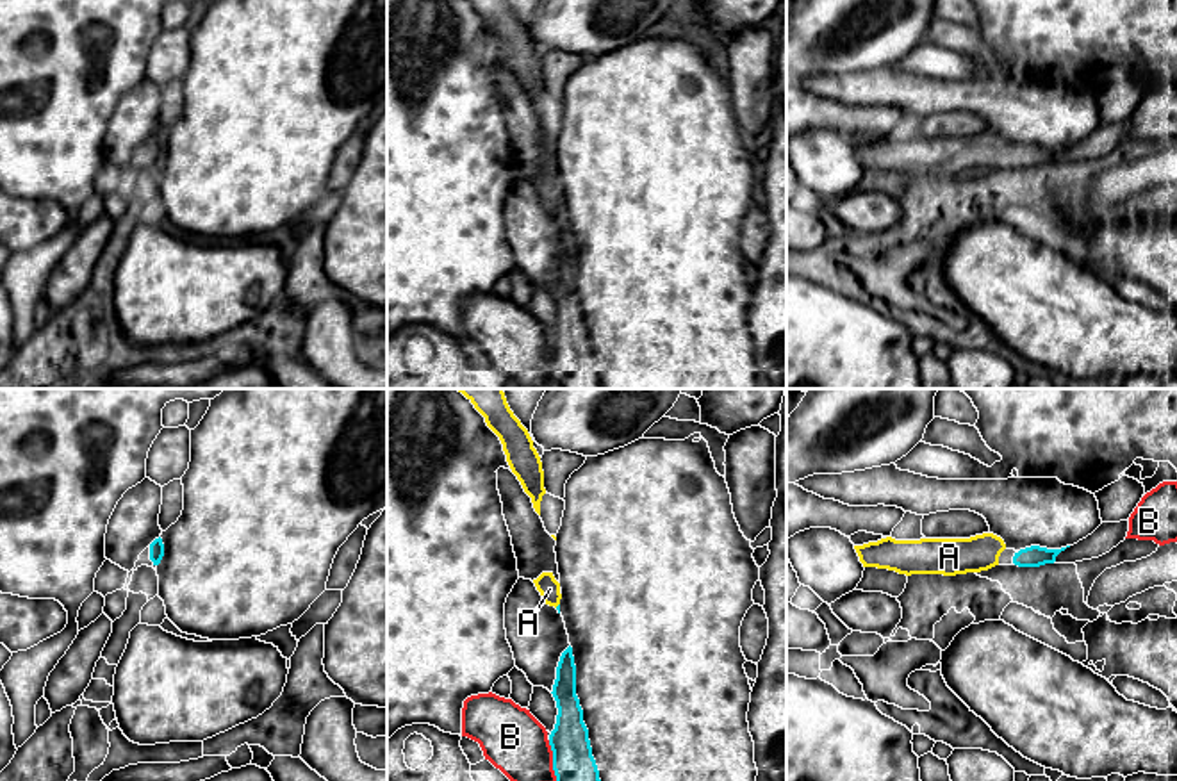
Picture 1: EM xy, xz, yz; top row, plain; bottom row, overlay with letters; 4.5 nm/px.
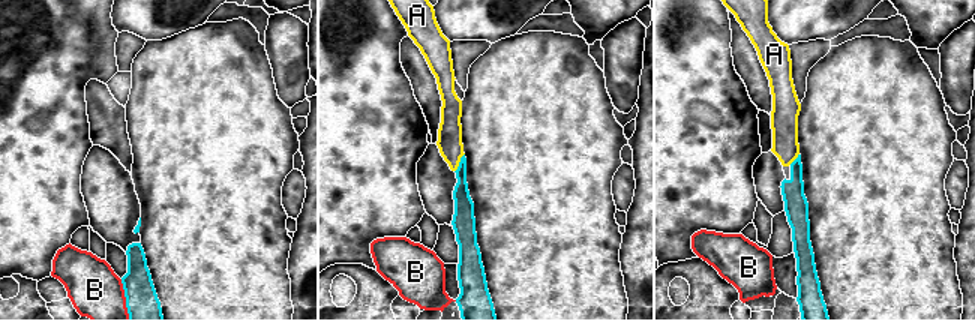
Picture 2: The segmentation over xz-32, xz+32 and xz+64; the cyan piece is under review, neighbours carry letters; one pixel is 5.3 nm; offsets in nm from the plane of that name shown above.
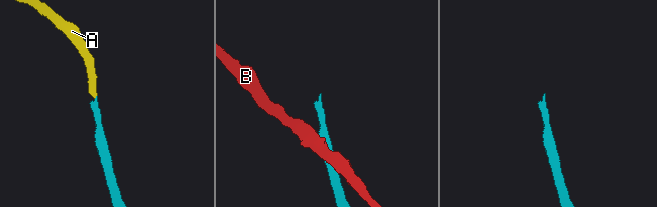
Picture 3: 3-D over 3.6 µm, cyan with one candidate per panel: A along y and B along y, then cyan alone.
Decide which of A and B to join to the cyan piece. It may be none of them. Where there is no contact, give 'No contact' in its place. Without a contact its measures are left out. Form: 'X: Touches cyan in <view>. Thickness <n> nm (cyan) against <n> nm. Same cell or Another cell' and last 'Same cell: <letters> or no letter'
A: No contact. Same cell
B: Touches cyan in xz. Thickness 190 nm (cyan) against 280 nm. Another cell
Same cell: A

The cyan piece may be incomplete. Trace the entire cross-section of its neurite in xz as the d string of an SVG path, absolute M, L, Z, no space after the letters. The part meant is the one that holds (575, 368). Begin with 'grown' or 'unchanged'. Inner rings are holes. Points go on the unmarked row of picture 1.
unchanged; M571 246L560 257L551 294L558 308L556 325L549 335L556 387L603 389L576 296L576 266Z

